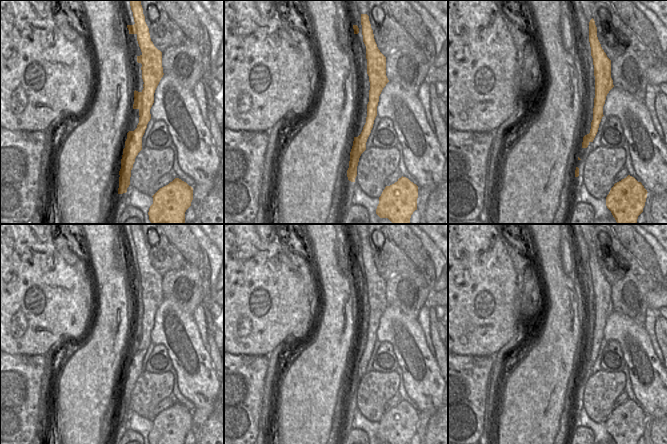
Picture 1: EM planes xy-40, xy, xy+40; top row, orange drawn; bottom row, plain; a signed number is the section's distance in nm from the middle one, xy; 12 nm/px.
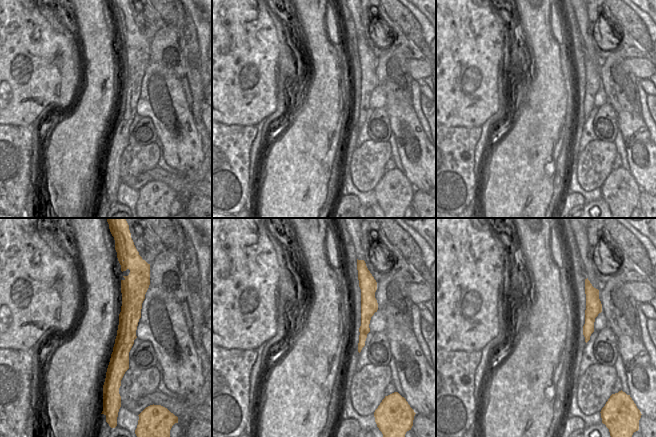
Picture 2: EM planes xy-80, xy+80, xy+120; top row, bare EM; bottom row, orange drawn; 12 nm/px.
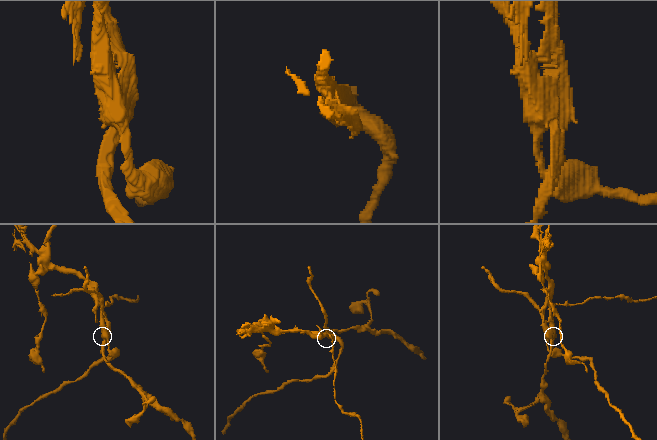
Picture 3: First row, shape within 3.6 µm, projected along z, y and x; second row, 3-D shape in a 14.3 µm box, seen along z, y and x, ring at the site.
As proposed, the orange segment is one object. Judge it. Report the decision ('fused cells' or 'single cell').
fused cells

